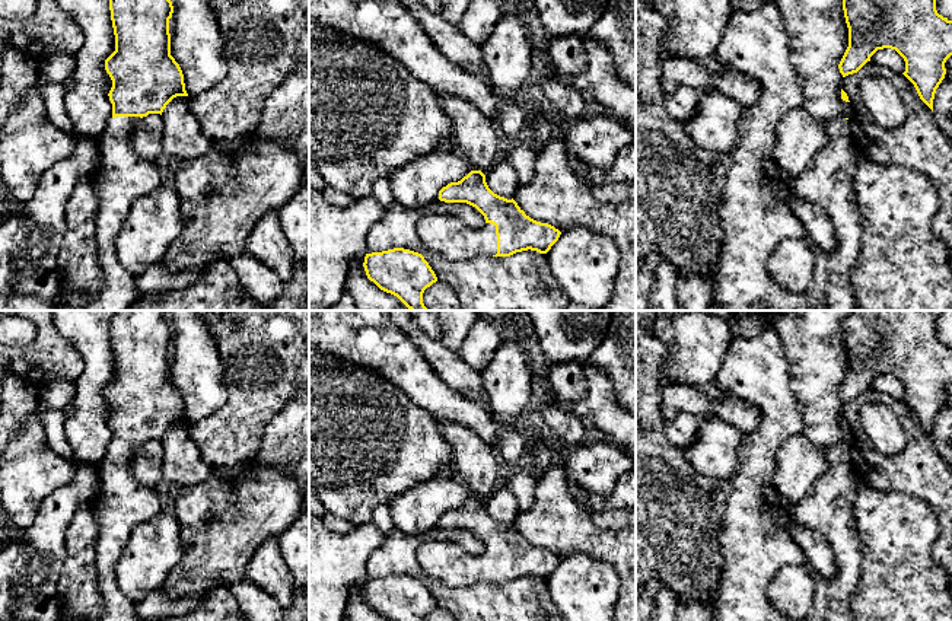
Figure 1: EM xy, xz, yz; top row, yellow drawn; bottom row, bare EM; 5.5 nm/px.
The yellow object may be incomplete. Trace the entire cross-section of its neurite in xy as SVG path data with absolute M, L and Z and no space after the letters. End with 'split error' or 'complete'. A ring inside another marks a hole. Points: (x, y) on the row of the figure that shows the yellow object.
M109 0L115 35L115 51L105 60L105 70L112 80L108 93L112 115L99 138L101 160L90 179L99 197L95 217L101 289L96 293L63 287L58 300L70 310L127 310L141 296L134 276L117 258L115 239L131 204L153 191L163 181L157 163L141 157L133 147L131 131L149 114L160 114L176 96L188 96L179 64L171 55L169 19L173 13L171 0Z; split error

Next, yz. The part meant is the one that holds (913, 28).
M843 0L843 10L848 28L848 47L838 64L843 77L857 73L878 50L895 50L905 61L902 74L933 111L945 63L952 55L952 20L937 13L936 0Z; complete

